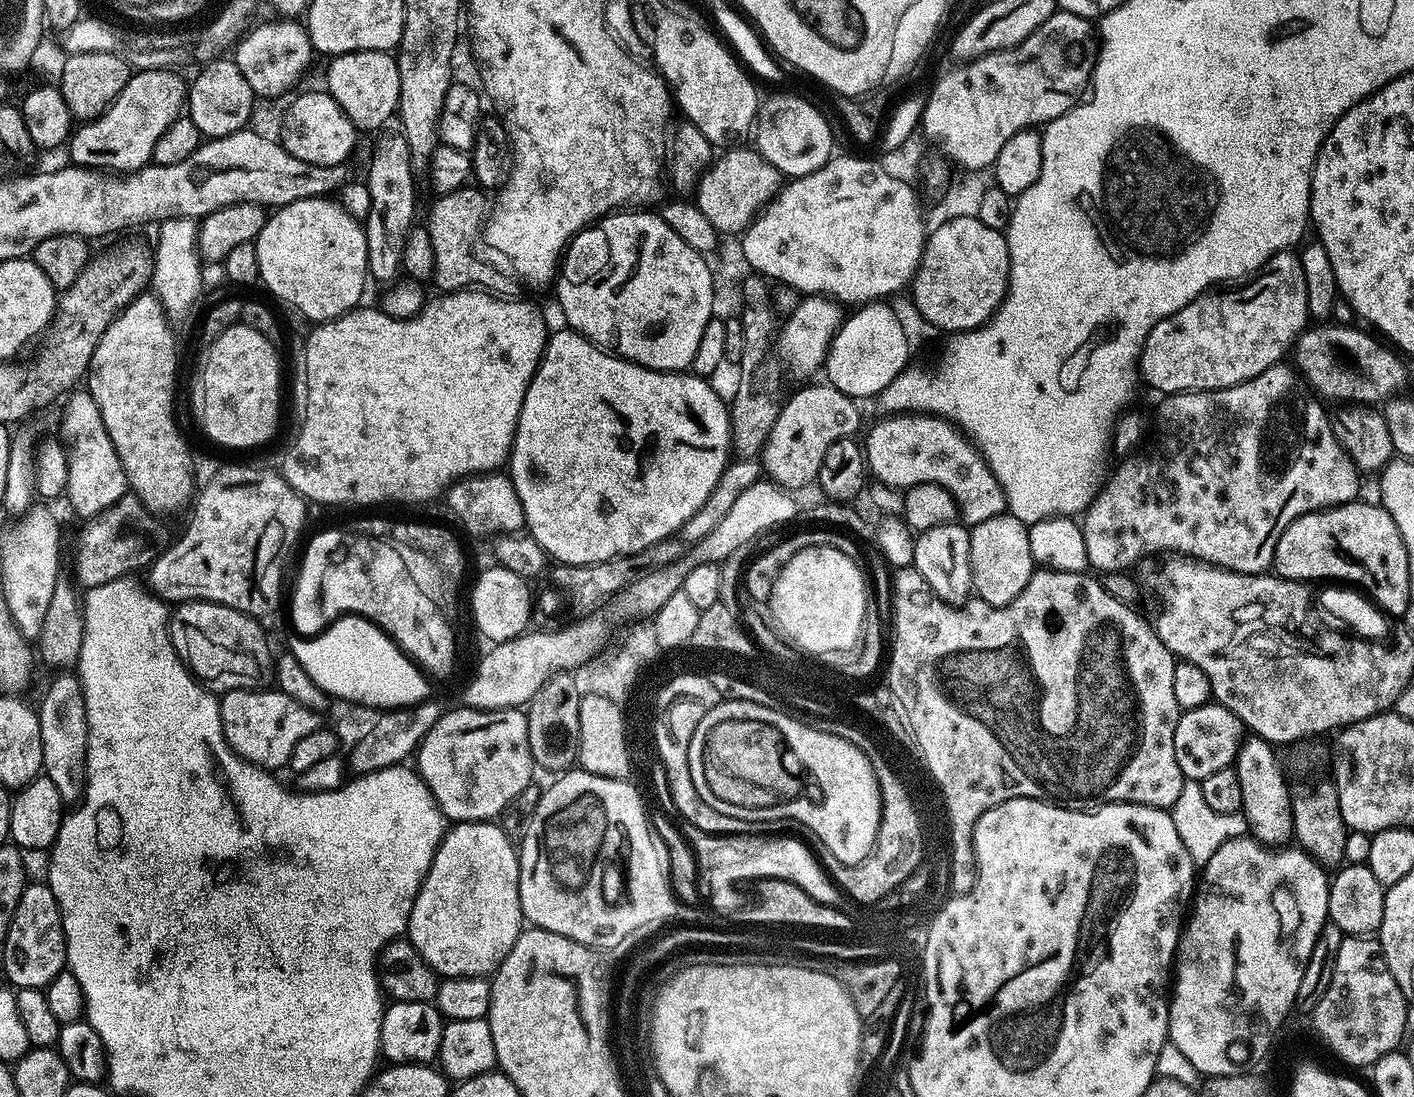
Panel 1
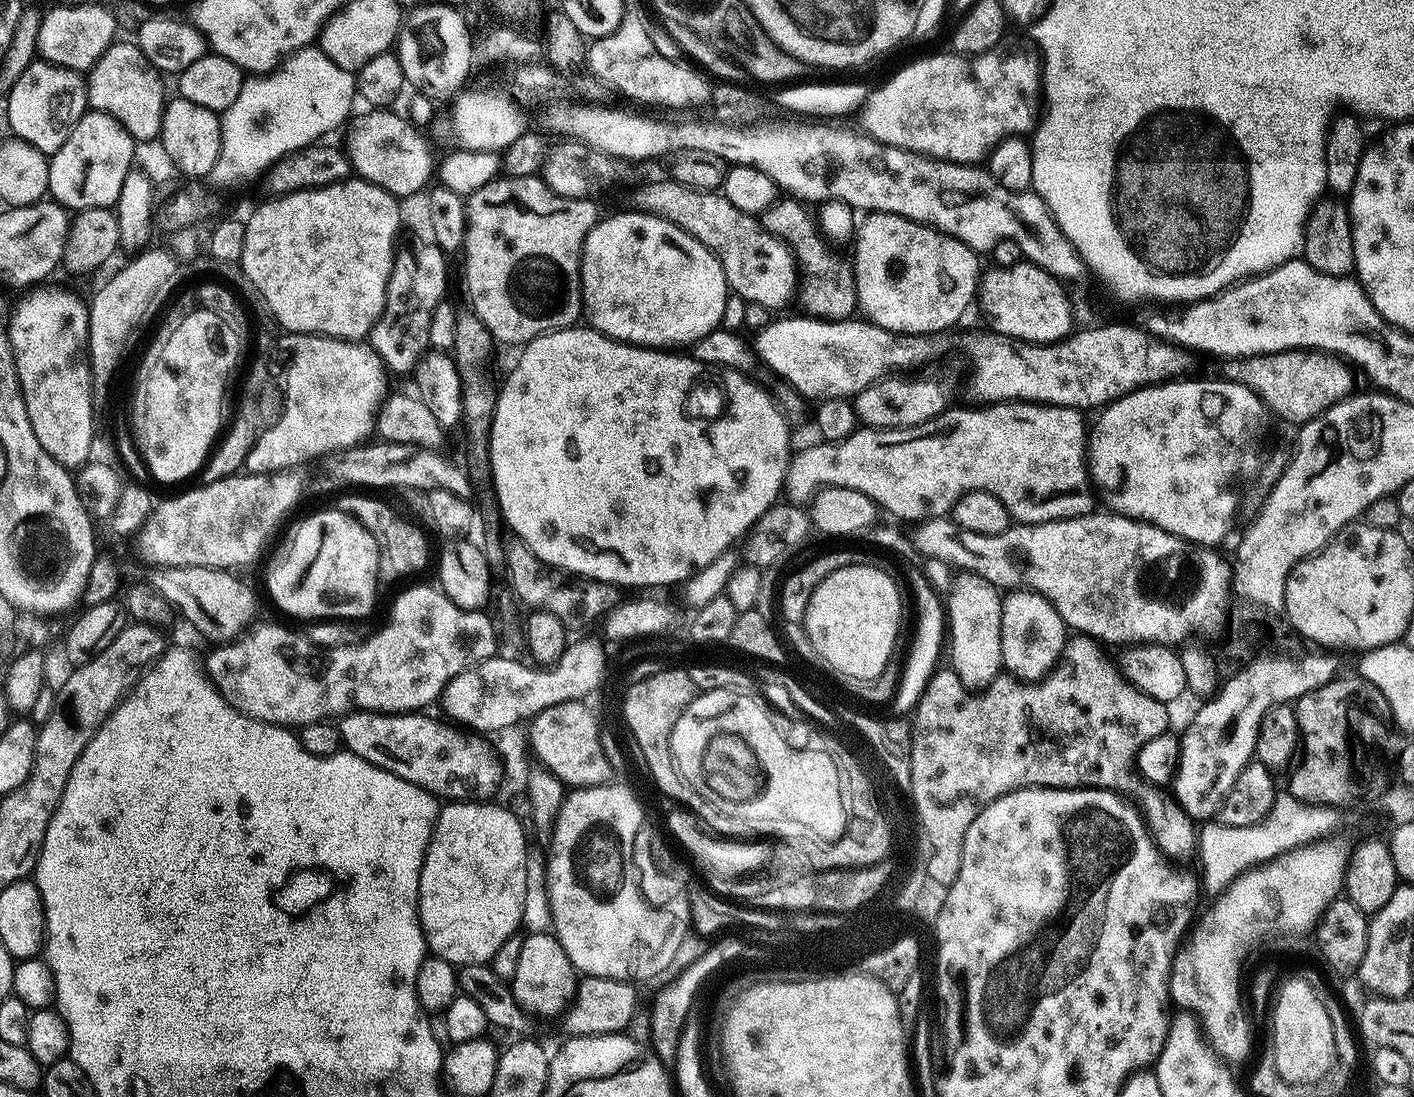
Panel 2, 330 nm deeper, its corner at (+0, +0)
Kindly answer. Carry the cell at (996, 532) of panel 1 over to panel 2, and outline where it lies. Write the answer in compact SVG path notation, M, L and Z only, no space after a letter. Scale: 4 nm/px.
M1012 590L1003 597L1002 664L1016 679L1025 682L1043 679L1064 653L1064 632L1066 633L1066 625L1058 610L1054 610L1054 606L1040 593Z

